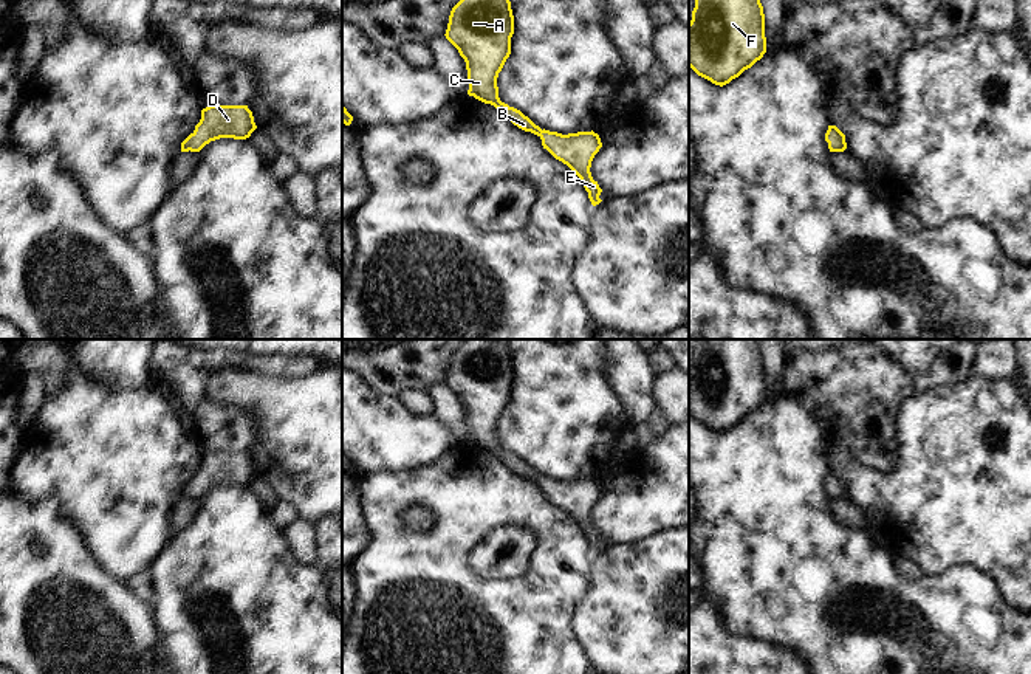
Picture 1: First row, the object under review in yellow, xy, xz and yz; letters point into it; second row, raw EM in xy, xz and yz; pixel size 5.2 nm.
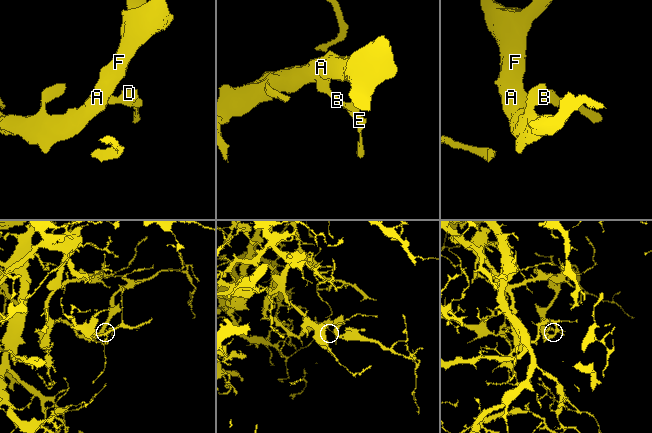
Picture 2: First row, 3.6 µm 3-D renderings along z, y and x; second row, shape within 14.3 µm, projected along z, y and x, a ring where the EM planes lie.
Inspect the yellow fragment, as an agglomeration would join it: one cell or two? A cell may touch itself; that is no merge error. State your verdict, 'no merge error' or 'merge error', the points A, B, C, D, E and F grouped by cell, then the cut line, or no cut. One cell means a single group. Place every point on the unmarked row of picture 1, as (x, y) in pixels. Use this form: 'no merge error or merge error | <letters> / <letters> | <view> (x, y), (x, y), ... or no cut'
no merge error | A B C D E F | no cut

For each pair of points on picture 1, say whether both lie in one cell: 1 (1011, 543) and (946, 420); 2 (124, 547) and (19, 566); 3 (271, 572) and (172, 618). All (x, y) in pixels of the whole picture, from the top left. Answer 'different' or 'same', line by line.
1: same
2: different
3: same

